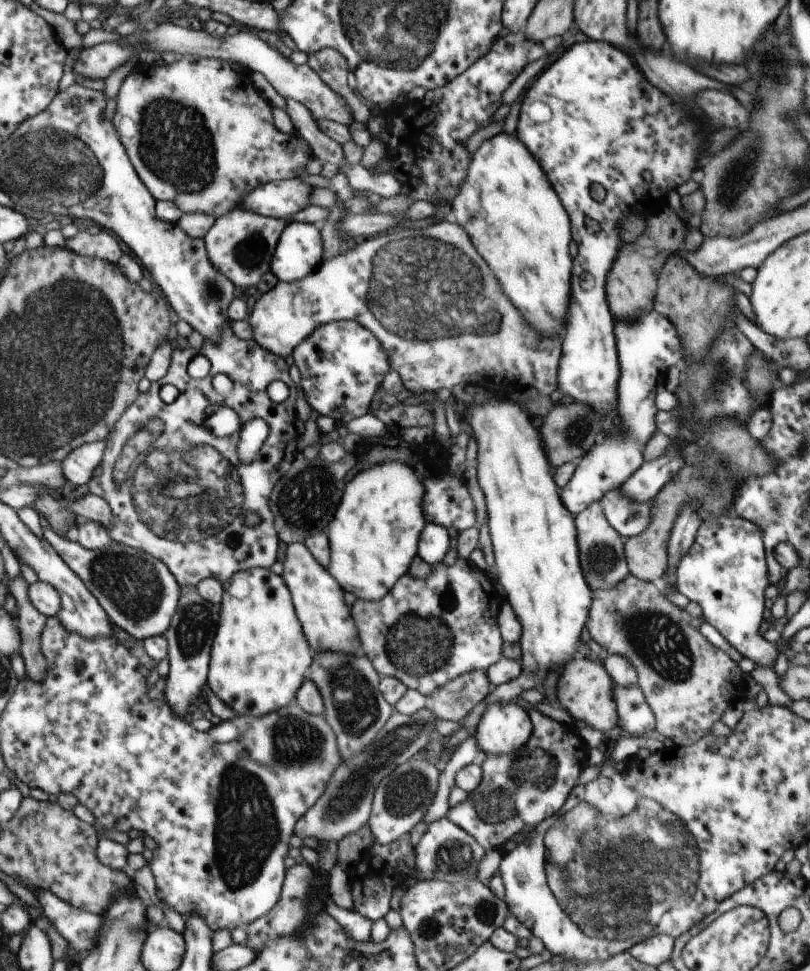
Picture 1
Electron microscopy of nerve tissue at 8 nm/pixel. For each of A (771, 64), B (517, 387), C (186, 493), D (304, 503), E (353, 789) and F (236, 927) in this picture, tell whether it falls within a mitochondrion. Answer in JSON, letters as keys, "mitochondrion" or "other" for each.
{"A":"mitochondrion","B":"other","C":"mitochondrion","D":"mitochondrion","E":"mitochondrion","F":"other"}

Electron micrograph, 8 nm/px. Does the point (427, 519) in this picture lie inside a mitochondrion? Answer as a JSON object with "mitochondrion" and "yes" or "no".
{"mitochondrion":"no"}

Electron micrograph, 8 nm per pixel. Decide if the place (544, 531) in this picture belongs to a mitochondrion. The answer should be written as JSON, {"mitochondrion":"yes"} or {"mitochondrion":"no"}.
{"mitochondrion":"no"}

